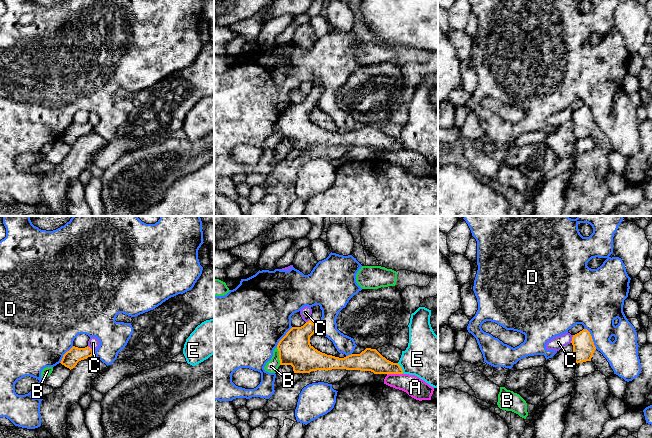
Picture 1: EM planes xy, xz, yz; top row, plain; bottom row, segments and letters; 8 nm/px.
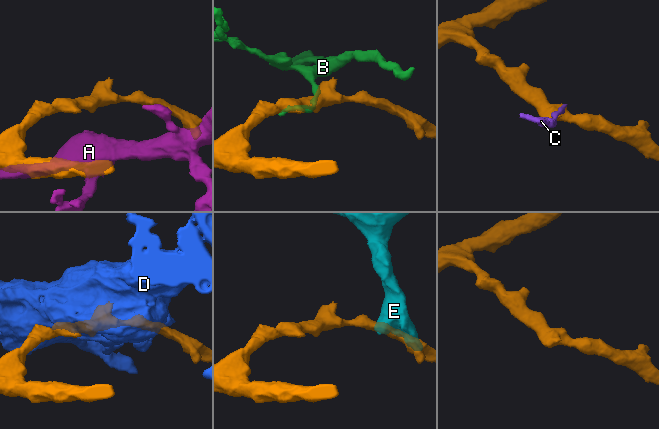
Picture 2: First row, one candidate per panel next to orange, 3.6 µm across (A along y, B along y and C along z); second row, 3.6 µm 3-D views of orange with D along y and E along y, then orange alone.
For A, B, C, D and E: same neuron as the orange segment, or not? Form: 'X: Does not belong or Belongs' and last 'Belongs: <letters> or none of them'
A: Does not belong
B: Does not belong
C: Does not belong
D: Does not belong
E: Does not belong
Belongs: none of them

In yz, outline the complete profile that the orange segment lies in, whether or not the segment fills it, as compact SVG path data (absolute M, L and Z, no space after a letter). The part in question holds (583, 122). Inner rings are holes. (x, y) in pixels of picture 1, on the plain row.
M587 105L573 111L571 119L573 121L573 134L577 140L591 137L596 123Z

